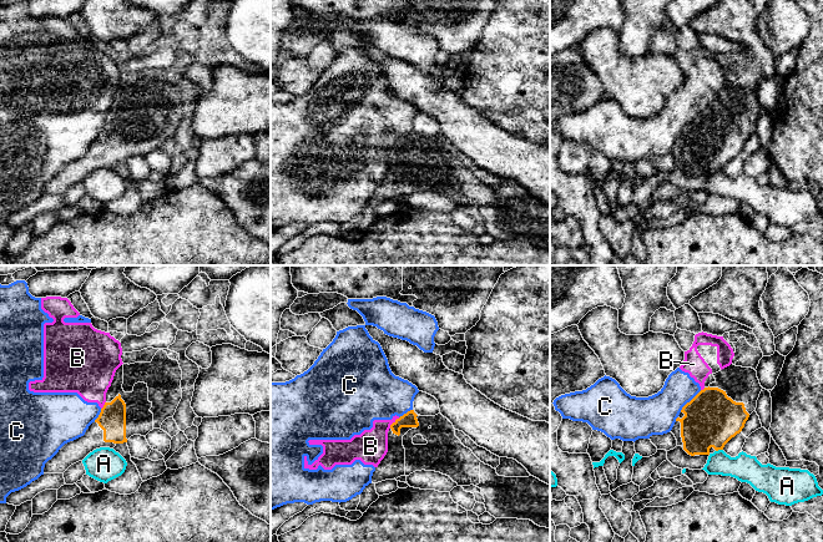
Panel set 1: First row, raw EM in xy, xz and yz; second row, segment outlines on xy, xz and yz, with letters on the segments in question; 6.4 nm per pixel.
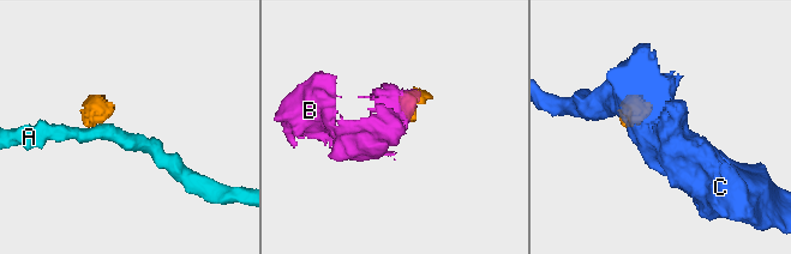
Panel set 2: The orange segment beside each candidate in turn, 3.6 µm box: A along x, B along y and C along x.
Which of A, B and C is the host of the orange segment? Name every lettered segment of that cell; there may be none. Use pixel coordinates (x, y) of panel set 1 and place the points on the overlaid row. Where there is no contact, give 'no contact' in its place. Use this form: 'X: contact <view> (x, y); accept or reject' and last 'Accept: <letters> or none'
A: contact yz (718, 449); reject
B: contact xz (393, 423); reject
C: contact yz (691, 400); reject
Accept: none

